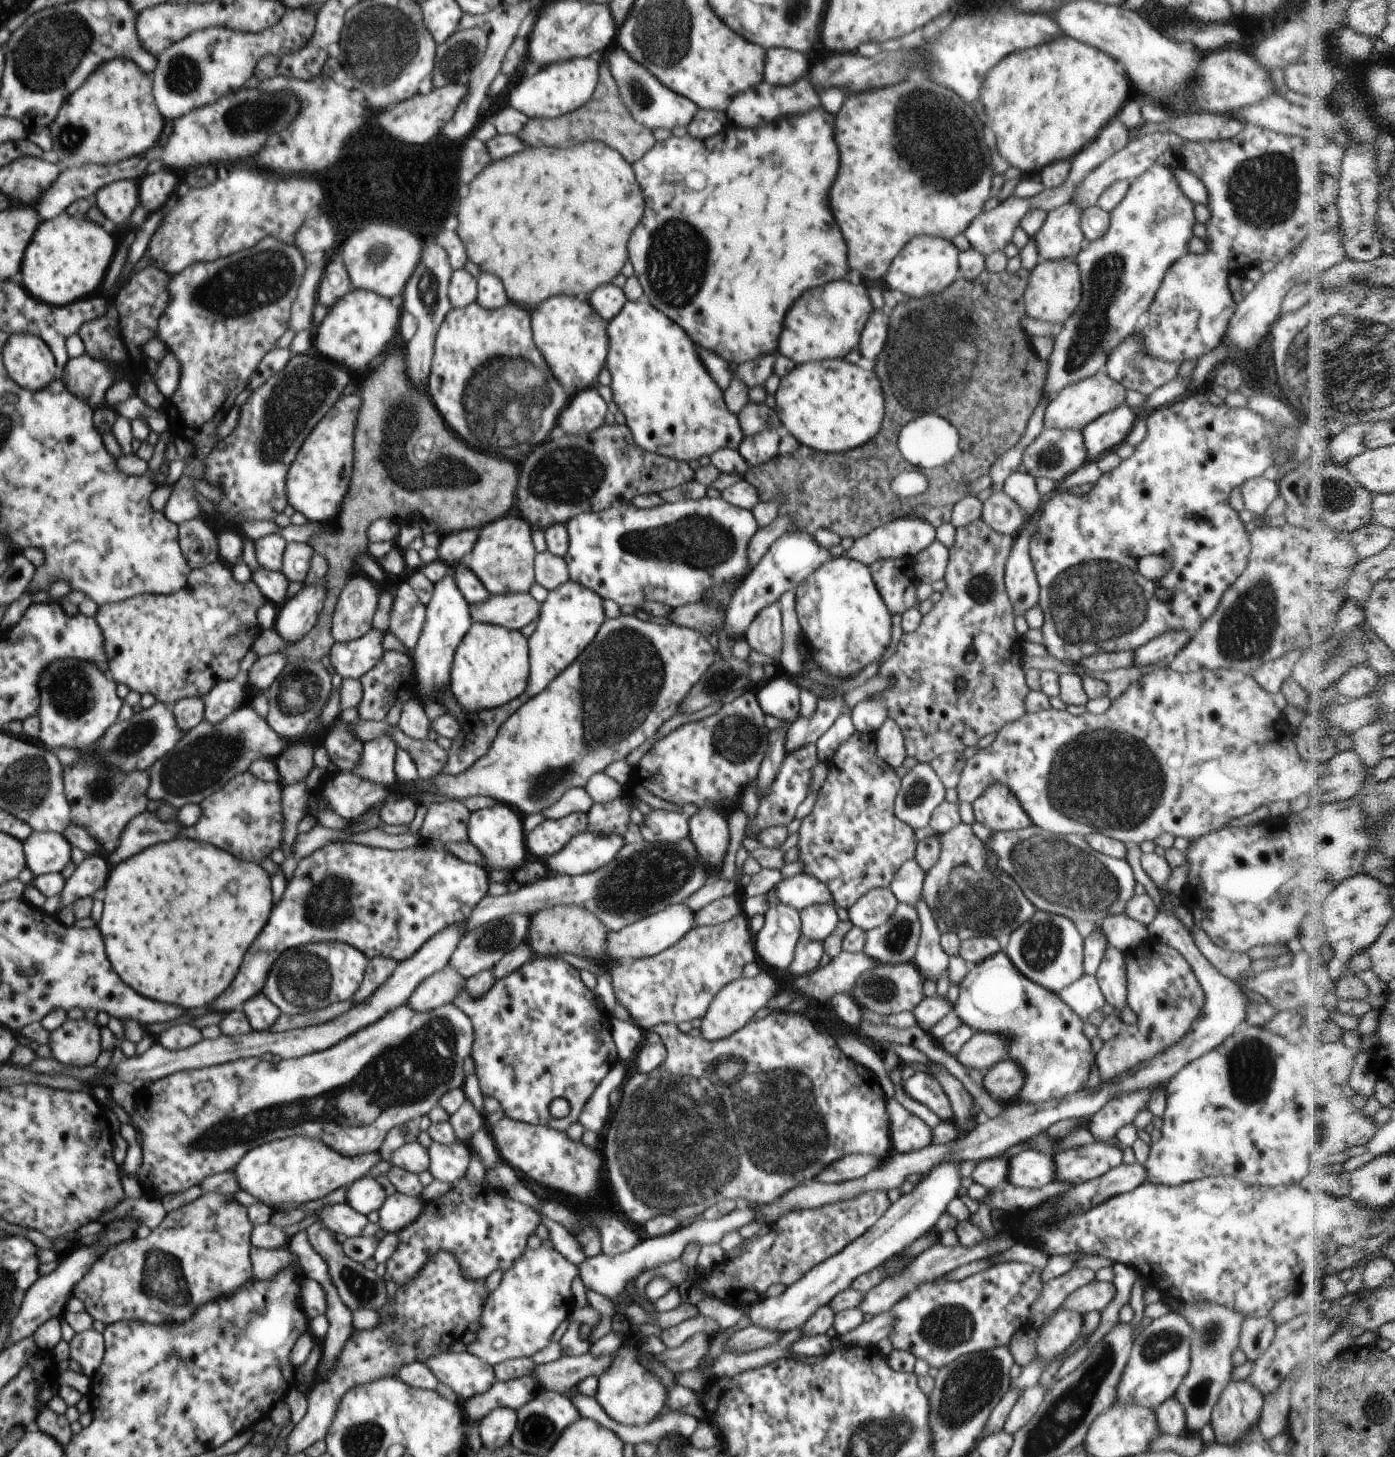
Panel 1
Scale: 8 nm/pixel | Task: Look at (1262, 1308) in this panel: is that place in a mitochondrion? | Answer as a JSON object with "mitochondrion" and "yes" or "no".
{"mitochondrion":"no"}

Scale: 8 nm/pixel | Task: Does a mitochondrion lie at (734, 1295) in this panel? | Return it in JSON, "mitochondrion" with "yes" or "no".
{"mitochondrion":"no"}

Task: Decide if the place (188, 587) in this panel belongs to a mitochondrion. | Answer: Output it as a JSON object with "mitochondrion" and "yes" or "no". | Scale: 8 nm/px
{"mitochondrion":"no"}

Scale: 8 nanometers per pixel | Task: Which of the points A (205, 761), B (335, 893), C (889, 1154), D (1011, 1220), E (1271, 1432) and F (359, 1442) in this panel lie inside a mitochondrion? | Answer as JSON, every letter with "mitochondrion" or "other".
{"A":"mitochondrion","B":"mitochondrion","C":"other","D":"other","E":"other","F":"mitochondrion"}

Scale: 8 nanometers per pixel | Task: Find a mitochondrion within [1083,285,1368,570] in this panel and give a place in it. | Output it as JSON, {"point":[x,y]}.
{"point":[1331,490]}

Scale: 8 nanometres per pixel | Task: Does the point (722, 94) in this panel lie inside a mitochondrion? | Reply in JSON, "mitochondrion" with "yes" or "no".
{"mitochondrion":"no"}

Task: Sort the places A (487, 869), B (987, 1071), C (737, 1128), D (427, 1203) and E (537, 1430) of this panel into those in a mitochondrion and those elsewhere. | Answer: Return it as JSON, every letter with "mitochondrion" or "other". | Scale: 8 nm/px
{"A":"other","B":"other","C":"mitochondrion","D":"other","E":"mitochondrion"}

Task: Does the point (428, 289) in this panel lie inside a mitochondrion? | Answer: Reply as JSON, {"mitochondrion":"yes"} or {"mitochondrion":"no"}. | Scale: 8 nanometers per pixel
{"mitochondrion":"yes"}

